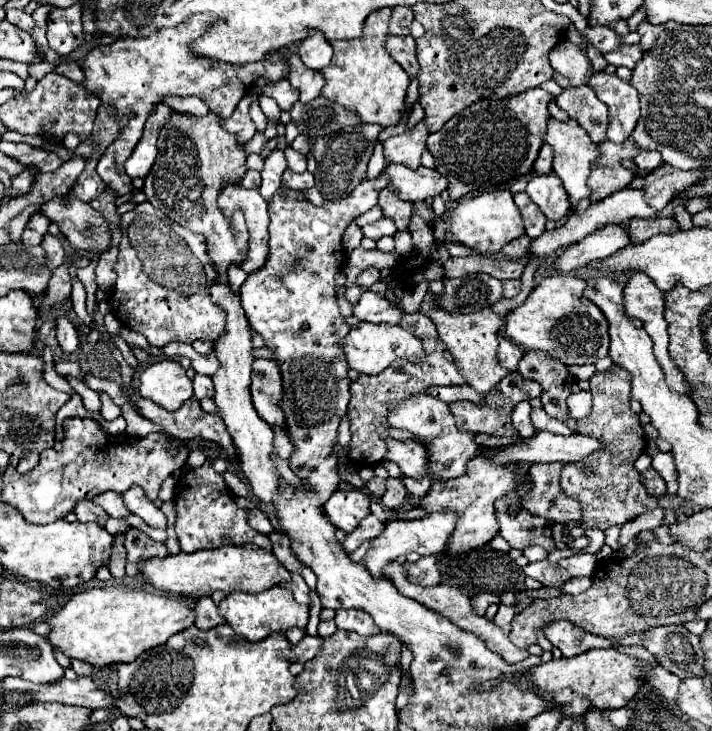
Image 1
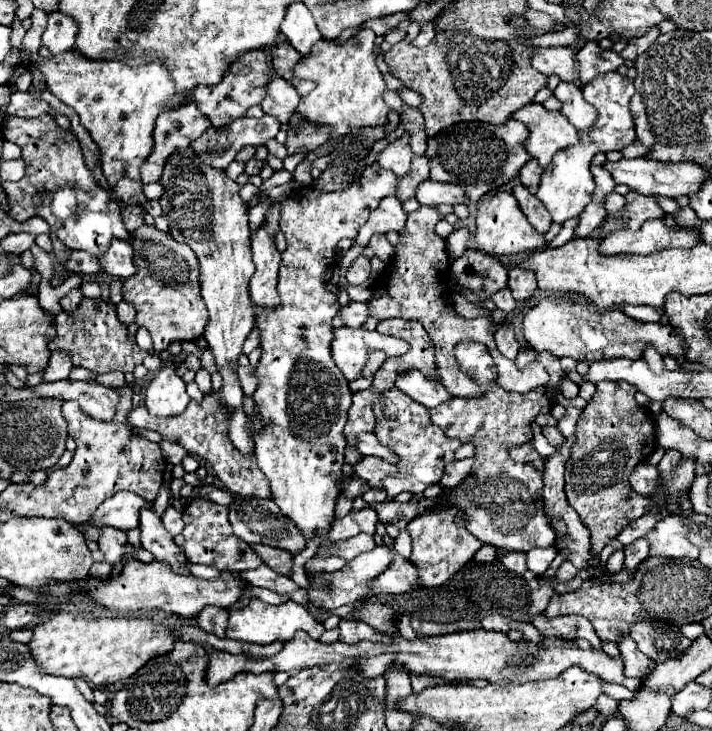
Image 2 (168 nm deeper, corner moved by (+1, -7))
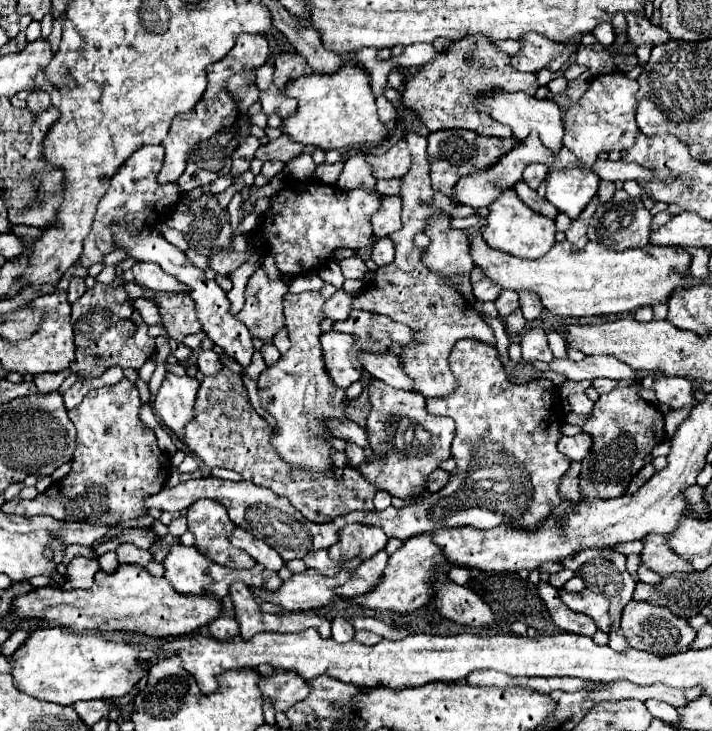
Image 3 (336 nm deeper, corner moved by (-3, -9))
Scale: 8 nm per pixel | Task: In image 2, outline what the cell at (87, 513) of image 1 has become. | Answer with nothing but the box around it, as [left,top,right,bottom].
[99,527,135,563]

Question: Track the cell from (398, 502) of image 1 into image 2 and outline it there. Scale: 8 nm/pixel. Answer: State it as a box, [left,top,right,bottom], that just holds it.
[353,457,395,489]

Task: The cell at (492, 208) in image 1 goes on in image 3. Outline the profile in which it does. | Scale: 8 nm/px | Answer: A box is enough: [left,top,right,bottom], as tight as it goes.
[483,189,555,259]

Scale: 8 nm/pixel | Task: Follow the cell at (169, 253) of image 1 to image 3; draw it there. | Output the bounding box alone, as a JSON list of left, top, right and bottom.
[151,293,201,341]

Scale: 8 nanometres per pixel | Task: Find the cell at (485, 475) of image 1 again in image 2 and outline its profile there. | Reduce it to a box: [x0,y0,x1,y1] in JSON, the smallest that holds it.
[407,505,481,587]

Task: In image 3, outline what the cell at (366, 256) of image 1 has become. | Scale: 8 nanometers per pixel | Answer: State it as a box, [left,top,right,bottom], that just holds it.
[371,195,401,237]

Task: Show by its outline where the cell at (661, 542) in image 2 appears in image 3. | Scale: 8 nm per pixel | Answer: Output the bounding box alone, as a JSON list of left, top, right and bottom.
[641,535,693,577]

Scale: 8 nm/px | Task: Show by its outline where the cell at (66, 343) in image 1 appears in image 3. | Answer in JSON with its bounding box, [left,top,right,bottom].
[33,367,71,393]

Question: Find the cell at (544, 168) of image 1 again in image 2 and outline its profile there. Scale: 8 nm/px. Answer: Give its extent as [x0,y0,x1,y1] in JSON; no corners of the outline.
[519,159,543,187]

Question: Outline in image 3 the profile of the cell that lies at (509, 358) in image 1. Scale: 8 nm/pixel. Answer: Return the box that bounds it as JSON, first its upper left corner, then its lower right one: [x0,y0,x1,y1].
[505,309,527,335]

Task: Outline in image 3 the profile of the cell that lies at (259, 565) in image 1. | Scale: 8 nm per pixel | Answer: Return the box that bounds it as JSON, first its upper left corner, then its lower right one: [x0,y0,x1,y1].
[13,565,223,637]

